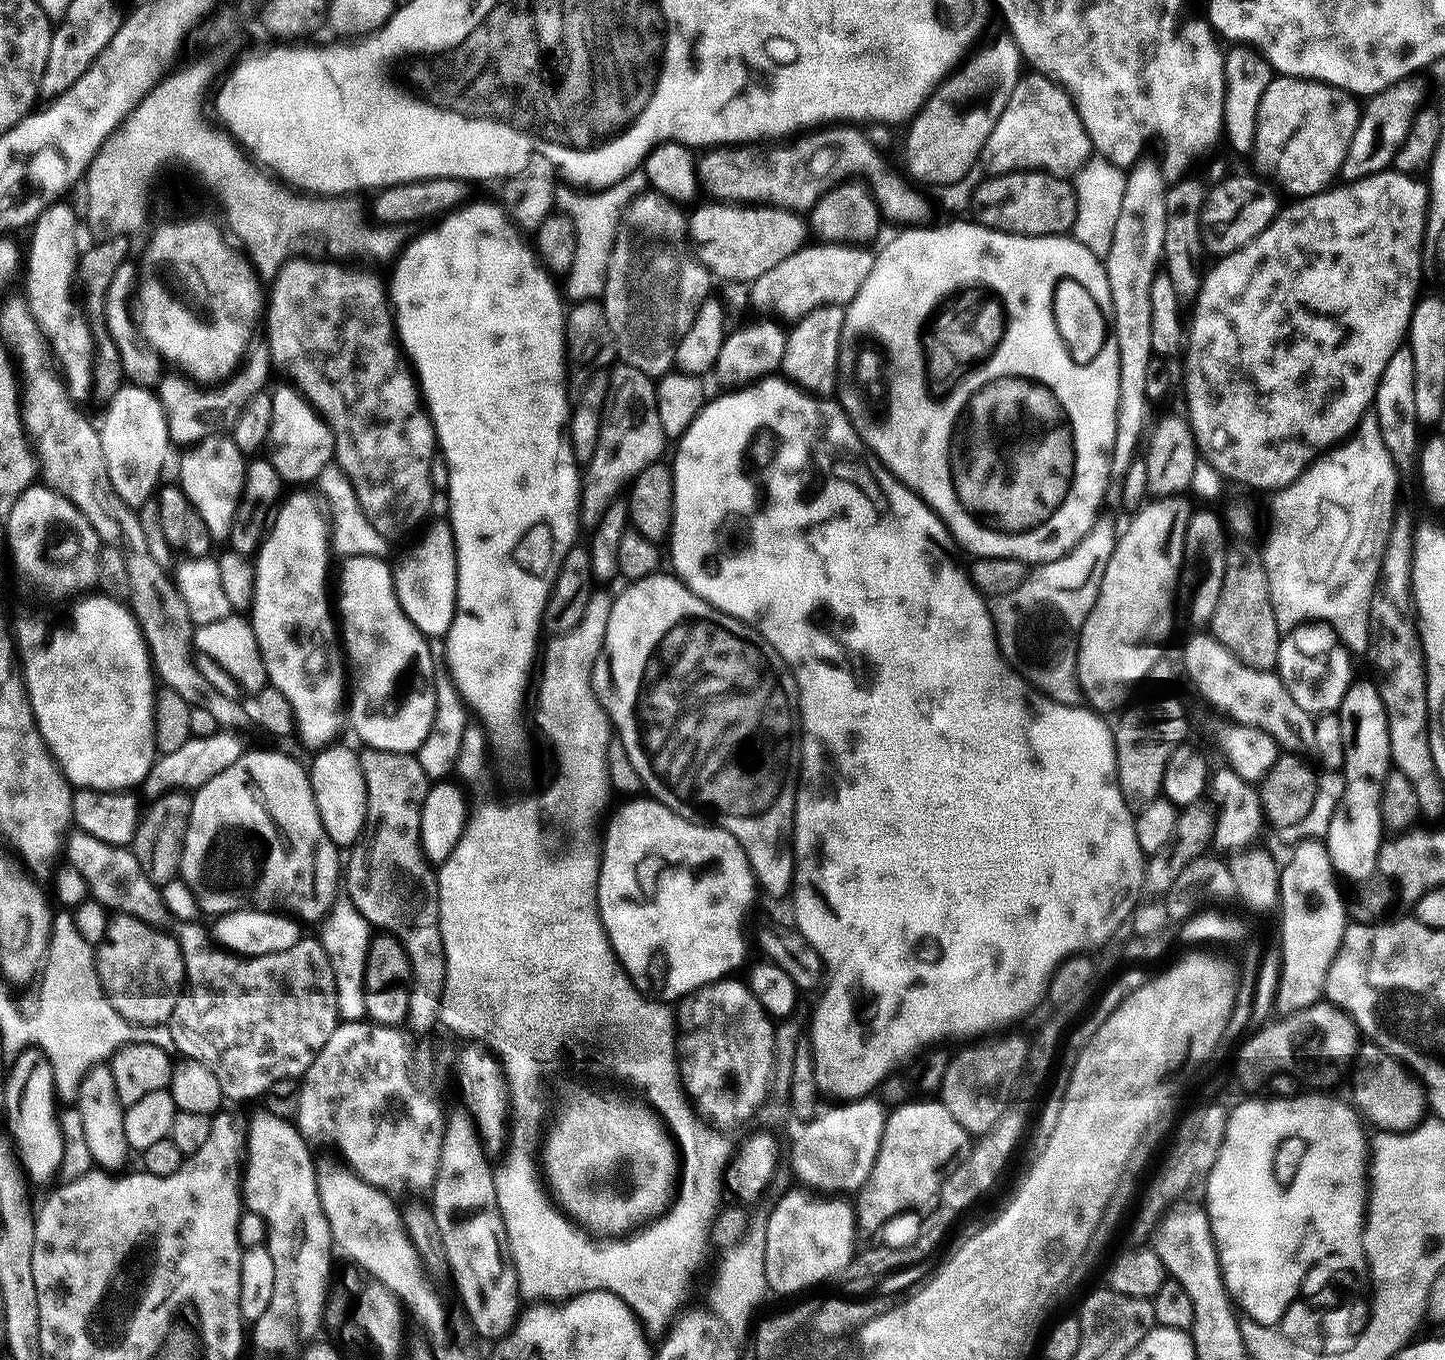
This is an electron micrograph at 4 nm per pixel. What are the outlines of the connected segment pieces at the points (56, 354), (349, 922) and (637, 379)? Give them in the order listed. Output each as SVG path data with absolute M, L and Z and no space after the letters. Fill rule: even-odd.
M65 202L51 204L35 224L31 225L32 241L26 244L26 271L23 295L28 309L38 322L40 332L48 341L51 355L60 363L64 387L73 401L81 402L94 392L96 366L96 342L92 338L92 325L88 323L85 309L72 297L72 287L78 284L78 269L82 247L76 231L82 228L82 220ZM28 268L28 273L27 272ZM64 371L64 372L63 372Z
M337 898L334 901L331 912L324 917L319 928L320 945L326 950L326 954L330 958L330 966L334 970L340 1019L344 1022L363 1021L366 1016L364 973L368 969L368 958L372 951L373 929L370 927L367 918L347 898Z
M620 362L610 372L610 395L600 421L600 437L594 458L582 472L580 481L580 524L595 530L602 516L631 485L642 470L657 463L664 452L666 437L658 419L658 398L653 377Z

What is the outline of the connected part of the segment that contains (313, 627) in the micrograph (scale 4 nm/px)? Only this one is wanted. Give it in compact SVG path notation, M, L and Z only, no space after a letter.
M312 490L289 491L275 509L272 529L261 542L260 553L254 556L256 577L250 619L266 666L268 684L286 694L286 702L290 702L296 715L298 736L312 750L320 750L331 745L337 739L335 736L346 728L346 657L334 615L334 600L328 597L328 567L334 561L330 516L321 497L315 491L308 491Z

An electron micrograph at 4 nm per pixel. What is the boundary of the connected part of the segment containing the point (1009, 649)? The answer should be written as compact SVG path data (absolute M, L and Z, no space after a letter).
M1097 519L1096 525L1086 534L1086 538L1082 538L1082 542L1078 542L1078 546L1074 546L1065 556L1051 560L1049 564L1039 565L1029 575L1028 580L1022 586L1018 586L1018 590L1014 590L1014 594L995 597L991 605L1000 653L1033 688L1043 690L1052 699L1063 704L1081 703L1080 683L1076 681L1076 646L1080 627L1084 625L1090 610L1096 605L1106 566L1116 549L1118 528L1104 519Z

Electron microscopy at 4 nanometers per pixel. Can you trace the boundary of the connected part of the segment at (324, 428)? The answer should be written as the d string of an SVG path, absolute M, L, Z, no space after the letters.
M285 382L281 388L273 387L270 395L274 402L274 418L270 422L270 434L267 443L267 459L272 461L274 470L289 485L308 486L319 481L322 470L333 463L336 455L336 443L330 426L323 420L311 401L299 388Z

